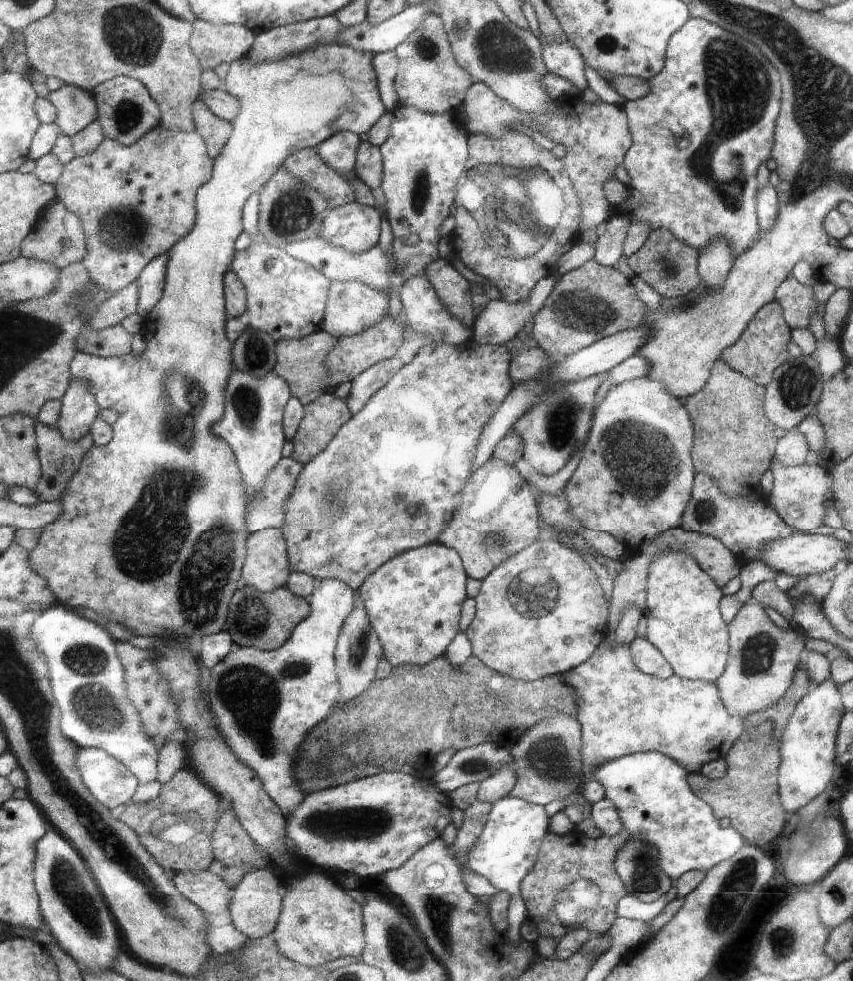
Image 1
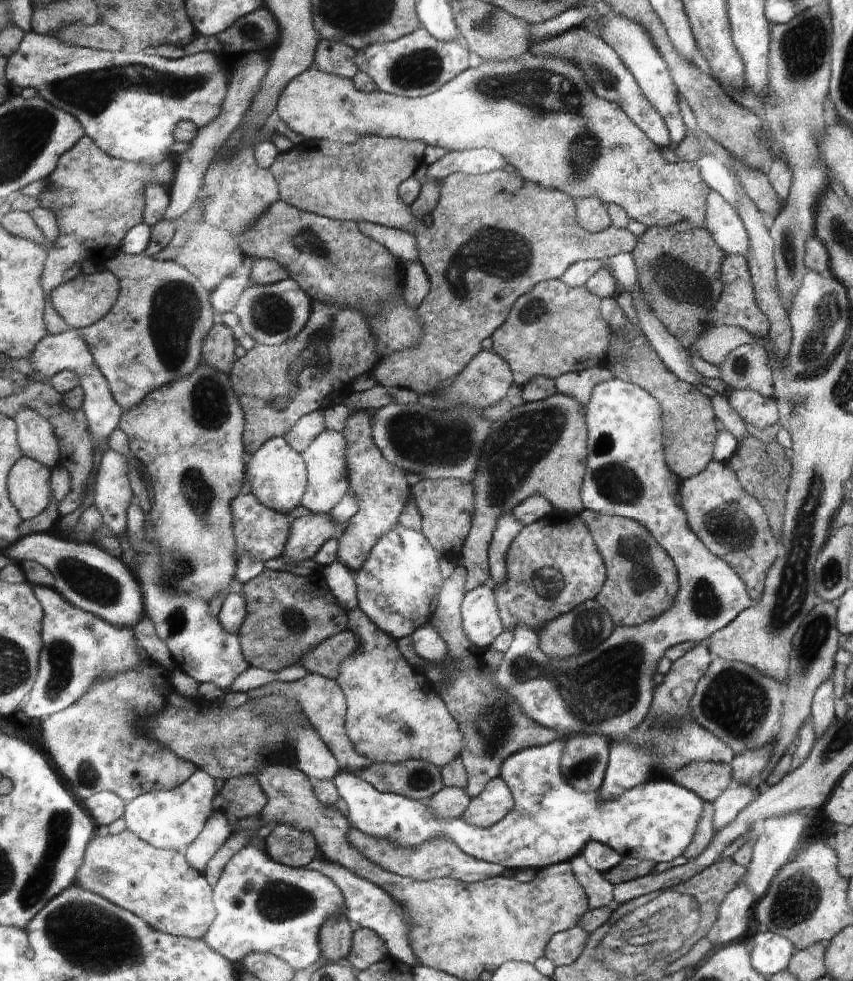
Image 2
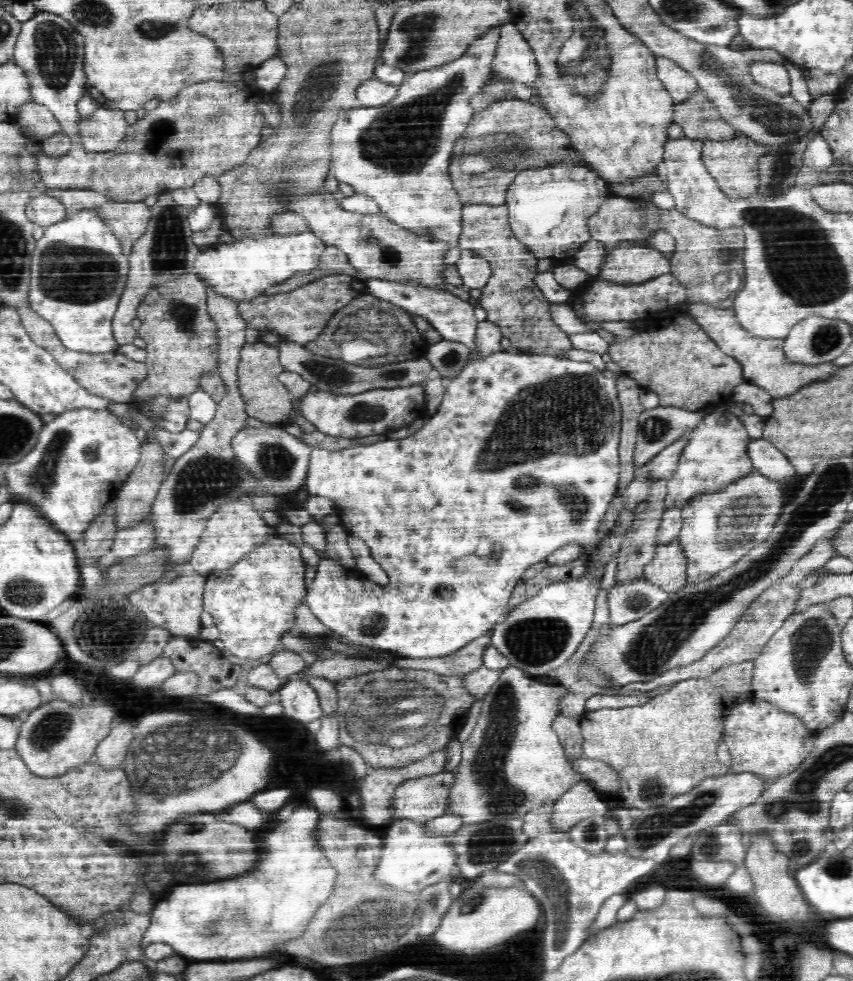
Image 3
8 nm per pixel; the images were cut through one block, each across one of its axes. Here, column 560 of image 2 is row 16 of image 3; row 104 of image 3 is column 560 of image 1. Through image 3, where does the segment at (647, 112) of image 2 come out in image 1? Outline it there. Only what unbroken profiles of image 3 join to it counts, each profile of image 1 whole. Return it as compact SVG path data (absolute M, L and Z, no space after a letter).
M541 42L543 50L543 61L547 67L547 72L552 73L570 82L573 82L578 88L584 90L588 87L586 77L584 76L584 61L580 57L579 50L566 43L548 43Z

